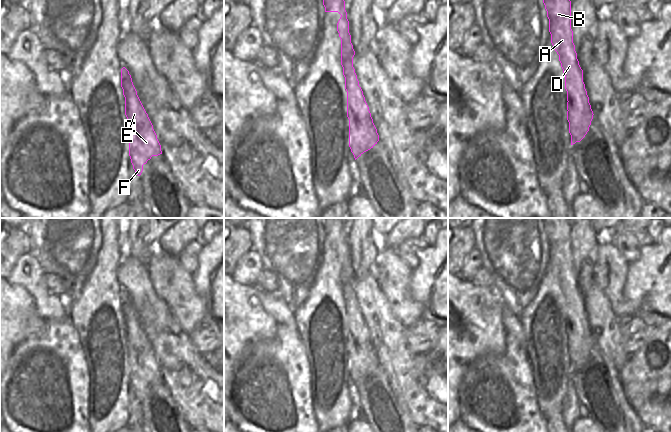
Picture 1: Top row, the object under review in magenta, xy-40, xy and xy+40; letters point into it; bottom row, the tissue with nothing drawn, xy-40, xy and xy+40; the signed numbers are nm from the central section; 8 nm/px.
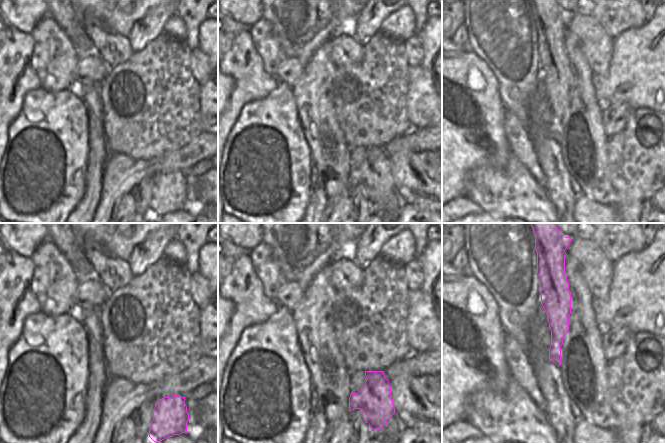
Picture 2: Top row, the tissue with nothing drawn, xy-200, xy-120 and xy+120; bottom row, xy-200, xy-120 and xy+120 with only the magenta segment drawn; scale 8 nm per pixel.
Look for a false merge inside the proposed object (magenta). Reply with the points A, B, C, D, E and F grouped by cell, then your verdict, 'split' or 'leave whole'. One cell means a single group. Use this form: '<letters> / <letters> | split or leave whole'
A B C D E F | leave whole

